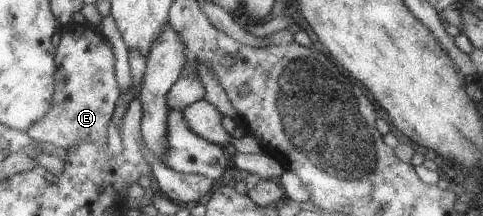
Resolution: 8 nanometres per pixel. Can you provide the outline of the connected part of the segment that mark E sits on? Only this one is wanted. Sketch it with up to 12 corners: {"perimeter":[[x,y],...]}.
{"perimeter":[[88,24],[62,28],[53,109],[34,141],[108,147],[116,54]]}

